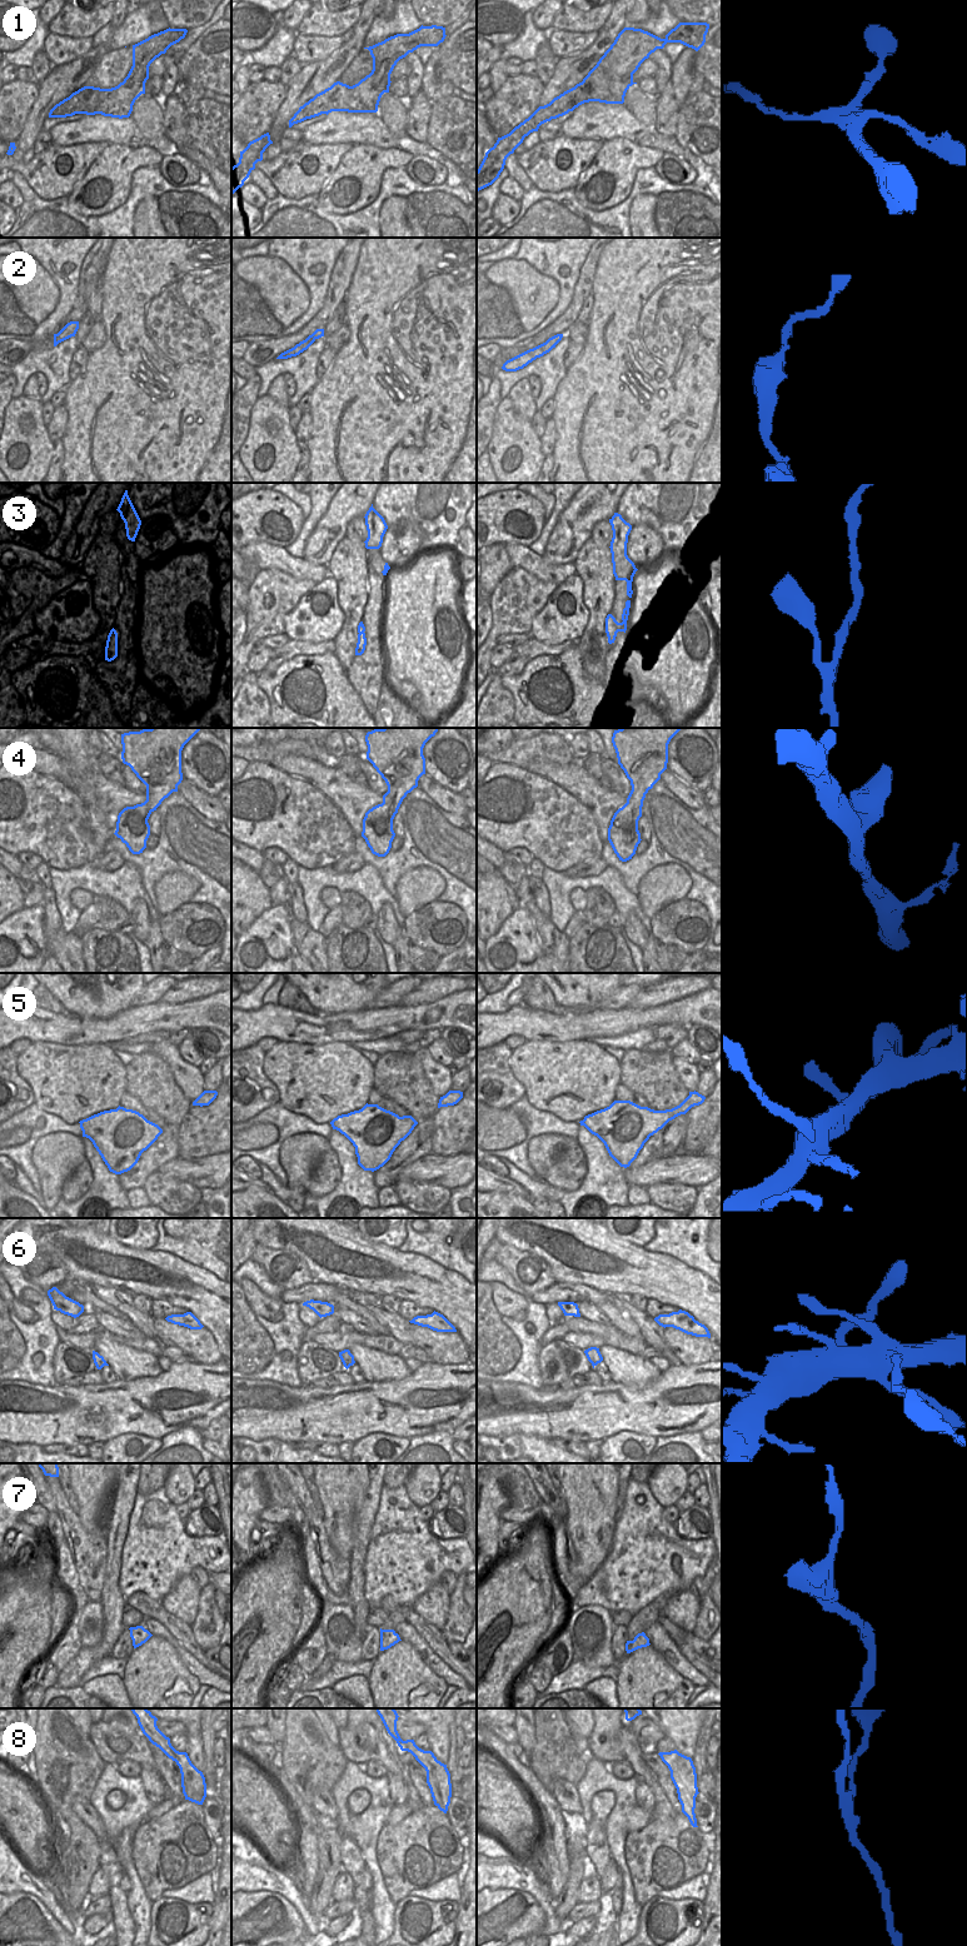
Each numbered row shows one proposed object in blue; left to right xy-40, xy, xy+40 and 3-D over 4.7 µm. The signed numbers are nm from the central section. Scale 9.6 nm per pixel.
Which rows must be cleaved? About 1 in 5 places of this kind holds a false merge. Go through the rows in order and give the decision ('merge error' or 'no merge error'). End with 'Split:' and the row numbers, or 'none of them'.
1: no merge error
2: no merge error
3: no merge error
4: no merge error
5: no merge error
6: no merge error
7: no merge error
8: no merge error
Split: none of them

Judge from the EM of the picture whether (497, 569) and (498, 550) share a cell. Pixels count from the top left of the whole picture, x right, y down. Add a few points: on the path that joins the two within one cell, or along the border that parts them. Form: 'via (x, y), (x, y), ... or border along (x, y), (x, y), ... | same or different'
via (497, 564), (497, 555) | same

